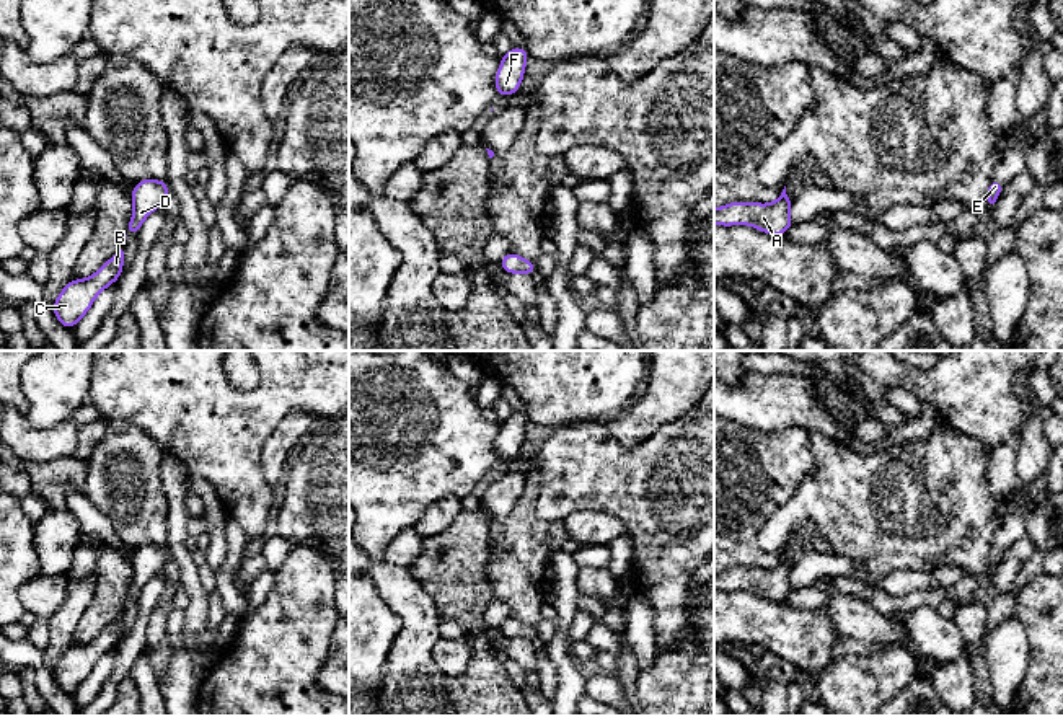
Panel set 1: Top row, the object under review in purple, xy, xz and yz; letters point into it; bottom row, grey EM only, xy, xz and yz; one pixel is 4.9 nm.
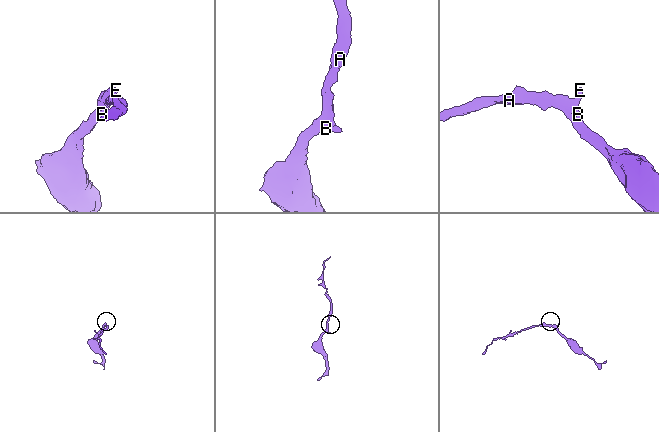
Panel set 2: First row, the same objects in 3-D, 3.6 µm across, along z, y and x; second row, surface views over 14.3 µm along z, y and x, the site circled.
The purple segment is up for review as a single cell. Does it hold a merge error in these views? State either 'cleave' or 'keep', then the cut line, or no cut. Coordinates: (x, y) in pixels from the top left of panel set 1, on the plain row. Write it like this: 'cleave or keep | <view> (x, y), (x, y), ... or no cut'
keep | no cut

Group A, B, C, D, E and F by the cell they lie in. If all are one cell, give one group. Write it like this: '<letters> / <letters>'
A B C D E F

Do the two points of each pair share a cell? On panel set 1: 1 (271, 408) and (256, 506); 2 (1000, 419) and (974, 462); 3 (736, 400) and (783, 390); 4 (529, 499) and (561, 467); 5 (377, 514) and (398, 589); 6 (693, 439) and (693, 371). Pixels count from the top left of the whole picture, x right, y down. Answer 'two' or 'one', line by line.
1: one
2: two
3: one
4: two
5: two
6: two

